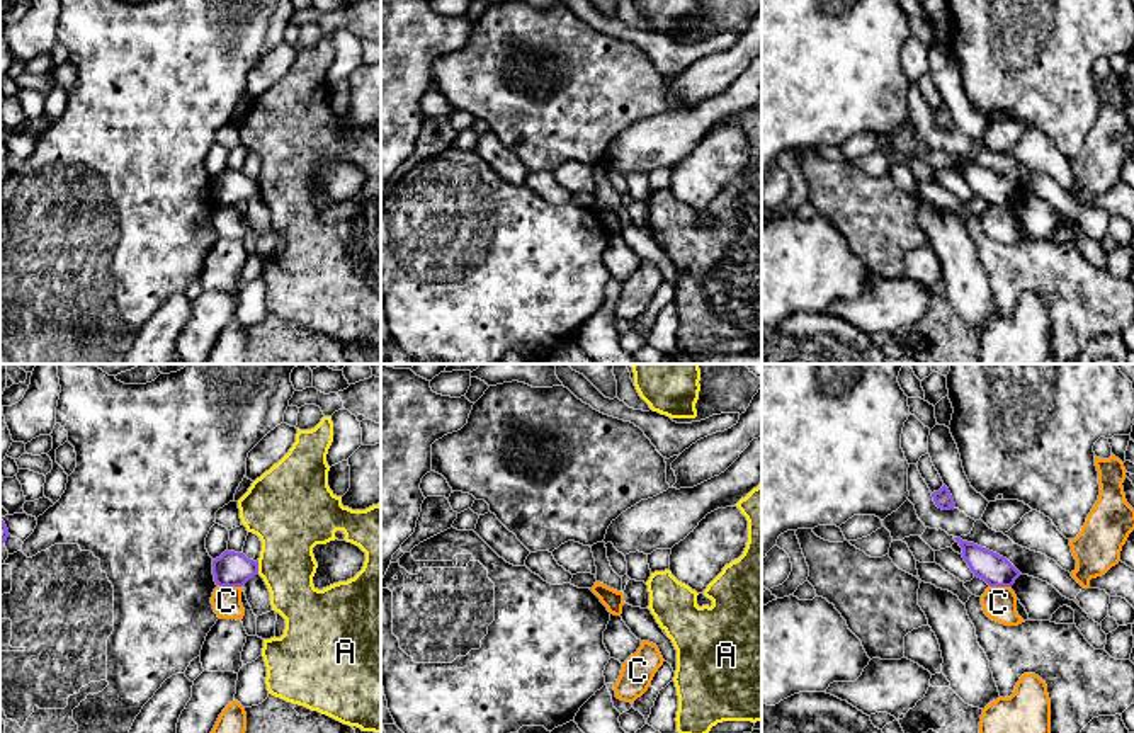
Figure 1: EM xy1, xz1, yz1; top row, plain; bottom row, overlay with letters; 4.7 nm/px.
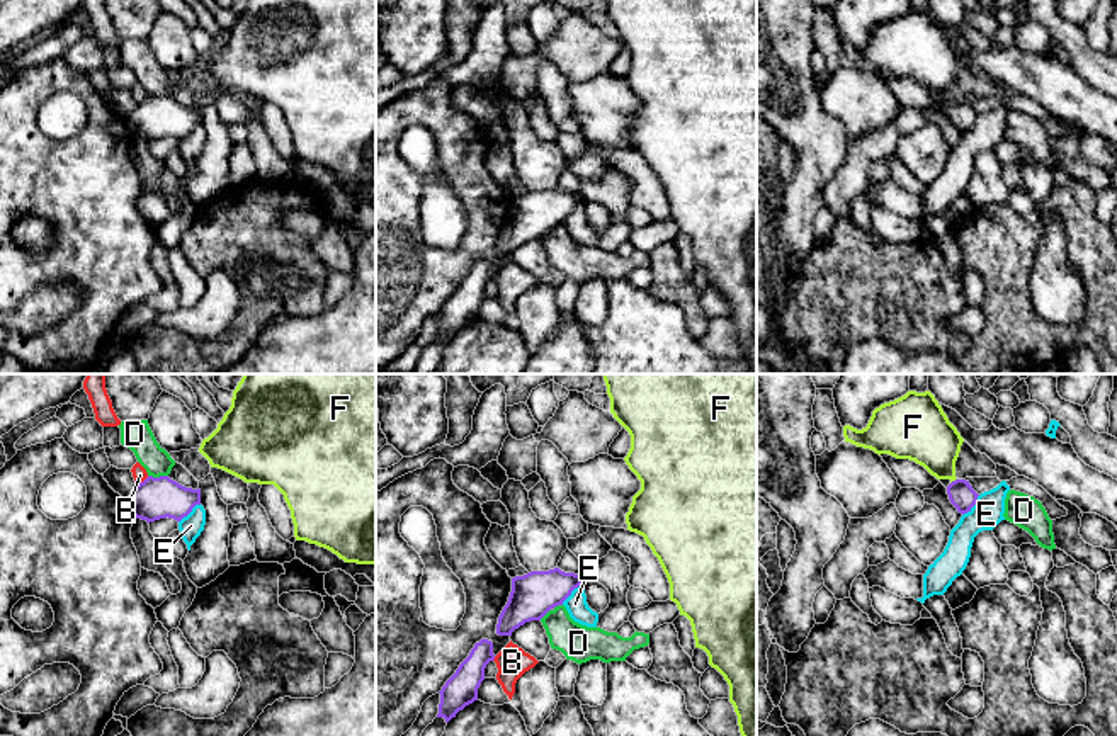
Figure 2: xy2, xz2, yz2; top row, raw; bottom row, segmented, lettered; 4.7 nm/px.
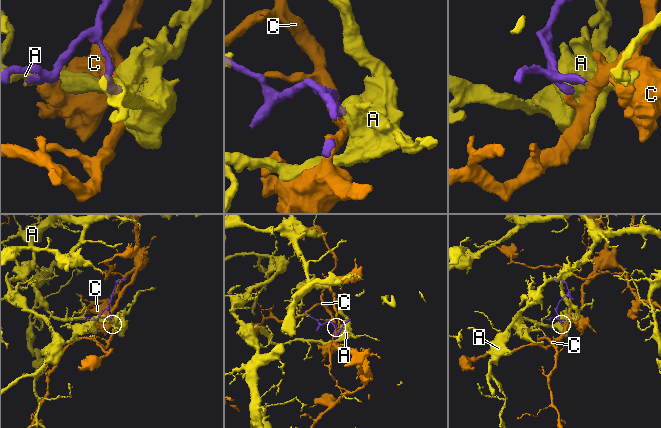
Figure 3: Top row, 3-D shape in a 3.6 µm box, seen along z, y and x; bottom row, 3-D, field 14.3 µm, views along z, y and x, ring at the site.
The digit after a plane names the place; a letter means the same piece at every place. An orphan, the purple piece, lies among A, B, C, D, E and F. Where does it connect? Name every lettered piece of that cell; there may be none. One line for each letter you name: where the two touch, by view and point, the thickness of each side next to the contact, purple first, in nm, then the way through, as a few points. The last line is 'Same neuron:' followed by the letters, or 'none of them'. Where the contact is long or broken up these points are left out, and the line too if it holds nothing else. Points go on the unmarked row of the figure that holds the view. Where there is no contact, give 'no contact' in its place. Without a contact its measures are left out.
F: yz2 (952, 101) | 120/260 nm | across yz2 (963, 116), (952, 101), (937, 67), (927, 56)
Same neuron: F

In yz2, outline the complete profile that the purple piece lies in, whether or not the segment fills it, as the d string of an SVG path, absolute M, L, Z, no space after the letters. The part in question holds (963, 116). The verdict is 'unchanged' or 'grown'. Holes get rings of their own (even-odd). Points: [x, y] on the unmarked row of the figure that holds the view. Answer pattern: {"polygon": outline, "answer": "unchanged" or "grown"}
{"polygon": "M908 10L872 31L865 48L843 46L845 61L910 78L937 99L949 99L947 114L959 133L967 133L978 121L969 100L955 97L955 80L964 58L949 41L930 10Z", "answer": "grown"}

